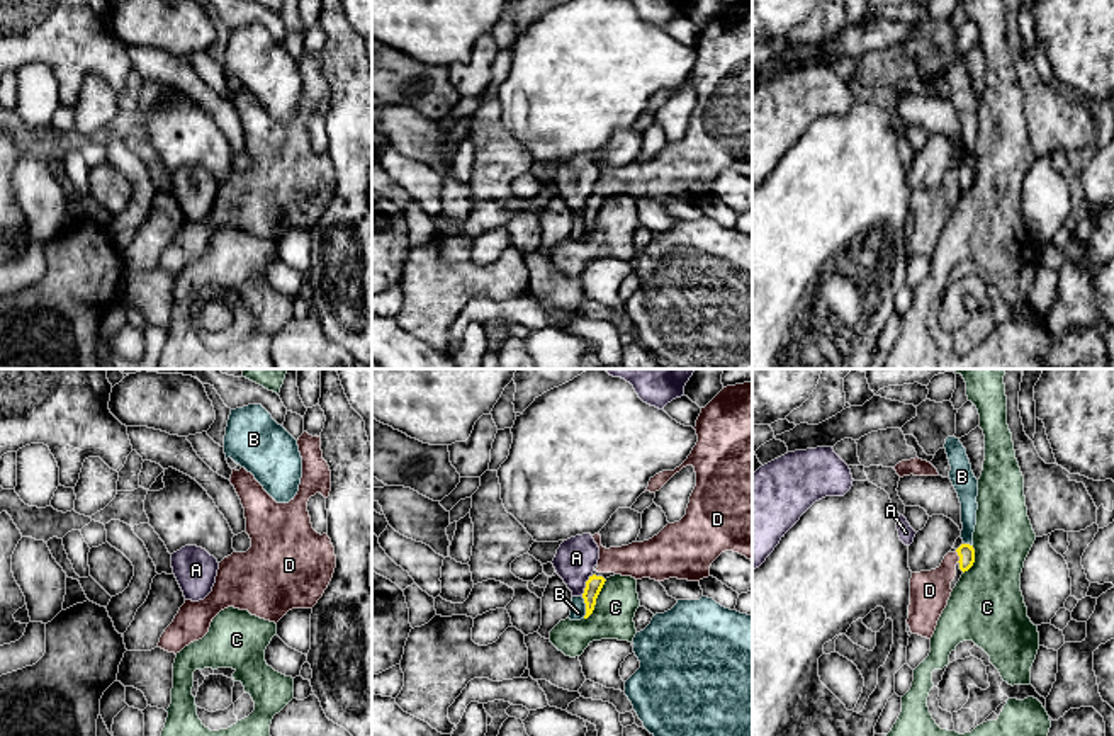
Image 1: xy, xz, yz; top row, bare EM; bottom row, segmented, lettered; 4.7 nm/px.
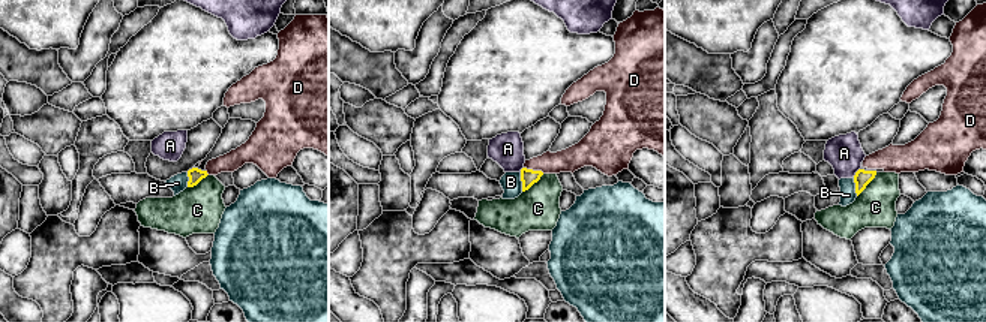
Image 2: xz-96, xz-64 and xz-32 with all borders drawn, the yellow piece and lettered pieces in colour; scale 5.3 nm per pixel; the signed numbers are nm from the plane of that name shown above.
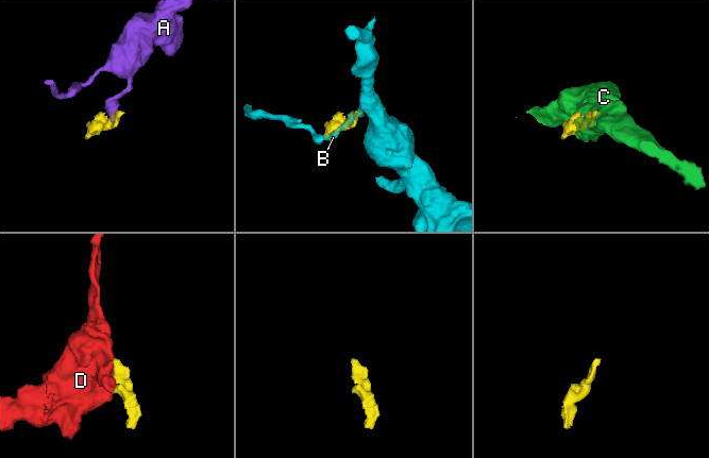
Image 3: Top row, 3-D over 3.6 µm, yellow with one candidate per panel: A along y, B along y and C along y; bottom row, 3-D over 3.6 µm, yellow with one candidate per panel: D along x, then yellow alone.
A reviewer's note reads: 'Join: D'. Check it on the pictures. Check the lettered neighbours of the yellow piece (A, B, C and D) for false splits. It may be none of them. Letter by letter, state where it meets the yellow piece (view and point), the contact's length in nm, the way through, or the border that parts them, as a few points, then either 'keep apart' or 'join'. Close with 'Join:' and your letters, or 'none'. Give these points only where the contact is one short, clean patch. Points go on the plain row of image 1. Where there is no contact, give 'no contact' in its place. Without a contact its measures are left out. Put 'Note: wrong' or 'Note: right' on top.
Note: right
A: meets yellow in xz at (586, 204); contact 120 nm long; border along xz (593, 194), (581, 215); keep apart
B: meets yellow in xz at (586, 226); contact 110 nm long; keep apart
C: meets yellow in xz at (595, 220); contact 220 nm long; keep apart
D: meets yellow in yz at (958, 174); contact 60 nm long; join
Join: D

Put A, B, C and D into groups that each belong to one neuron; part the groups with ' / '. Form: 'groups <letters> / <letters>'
groups A / B / C / D

